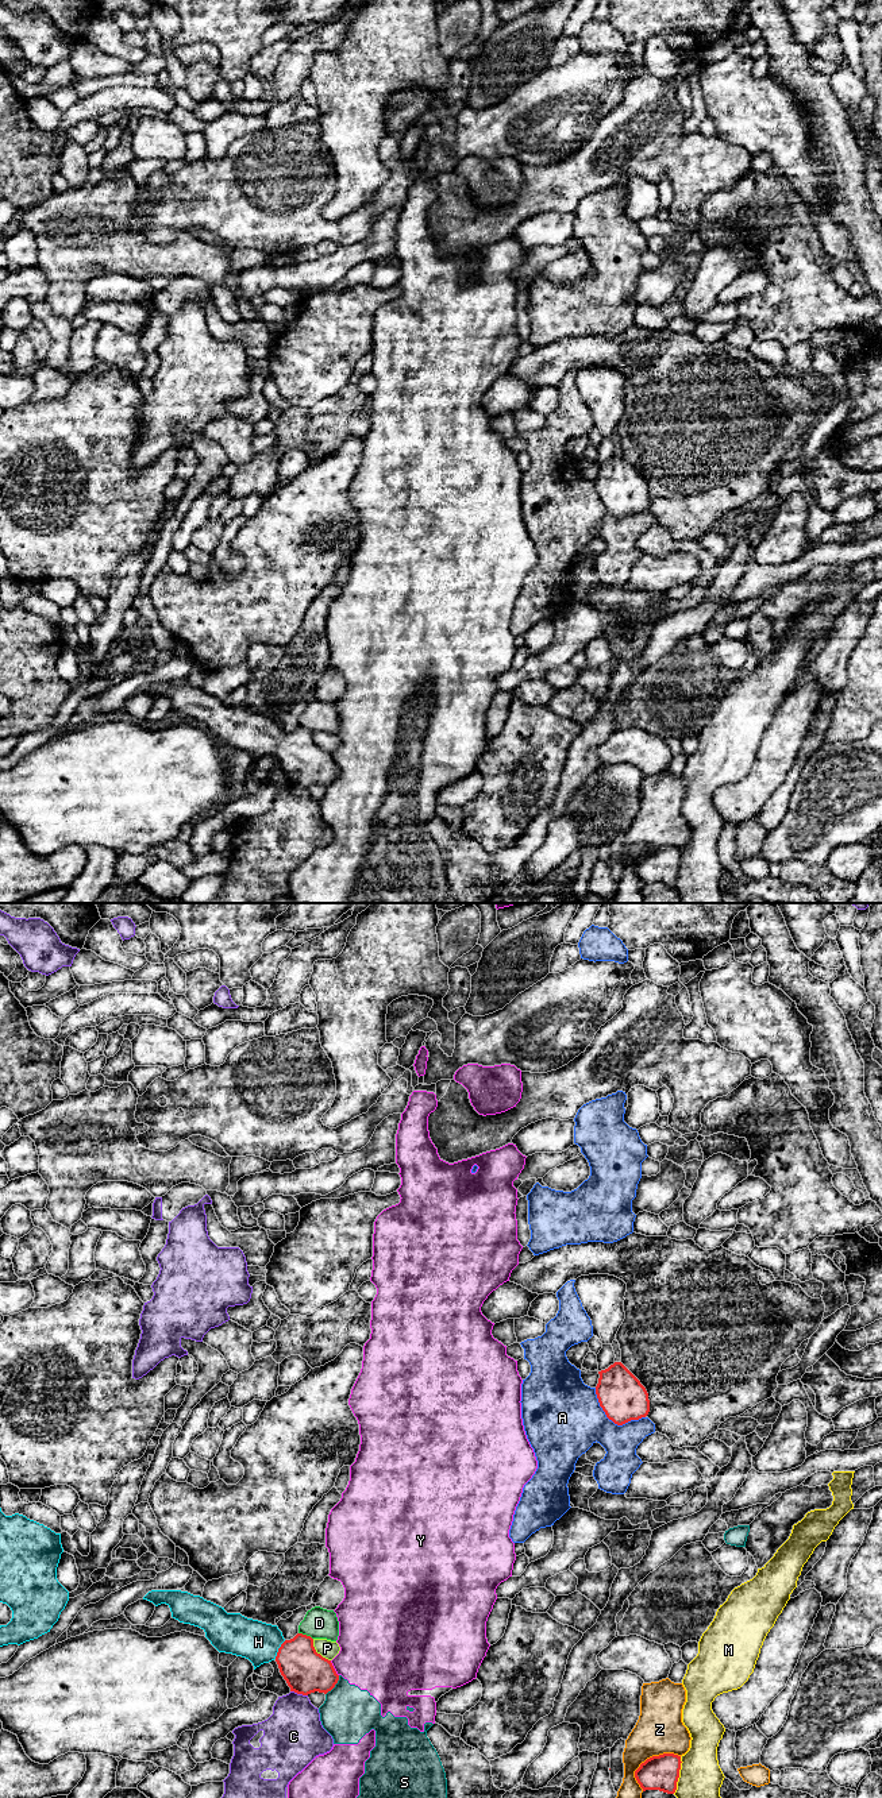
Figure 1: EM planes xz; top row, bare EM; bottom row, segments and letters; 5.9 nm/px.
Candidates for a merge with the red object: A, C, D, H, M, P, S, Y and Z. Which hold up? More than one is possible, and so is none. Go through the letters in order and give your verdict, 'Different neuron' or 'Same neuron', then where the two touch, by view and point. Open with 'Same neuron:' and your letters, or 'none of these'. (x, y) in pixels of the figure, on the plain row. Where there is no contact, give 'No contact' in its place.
Same neuron: H
A: Different neuron. Touches red at xz (612, 513)
C: Different neuron. Touches red at xz (299, 786)
D: Different neuron. Touches red at xz (305, 728)
H: Same neuron. Touches red at xz (278, 743)
M: Different neuron. Touches red at xz (678, 868)
P: Different neuron. Touches red at xz (316, 745)
S: Different neuron. Touches red at xz (335, 776)
Y: Different neuron. Touches red at xz (334, 761)
Z: Different neuron. Touches red at xz (647, 852)

